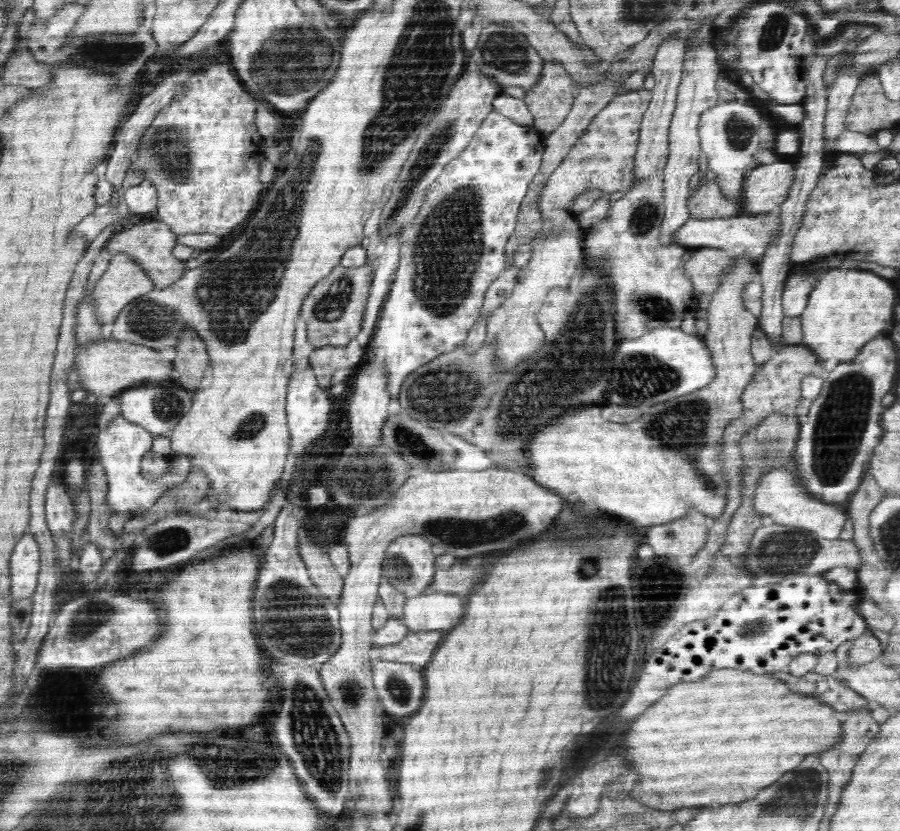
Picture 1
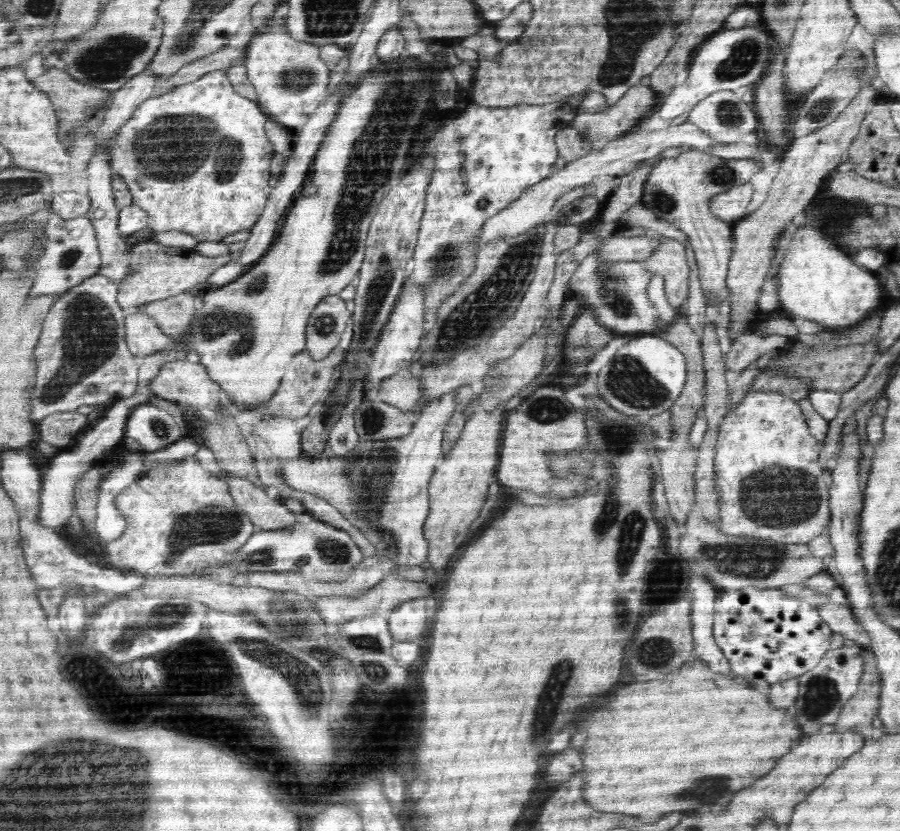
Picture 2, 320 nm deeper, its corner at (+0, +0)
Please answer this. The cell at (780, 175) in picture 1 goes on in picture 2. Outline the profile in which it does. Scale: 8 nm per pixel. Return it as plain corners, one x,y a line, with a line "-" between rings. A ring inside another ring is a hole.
749,182
734,186
730,190
712,197
709,202
709,211
724,222
737,222
746,217
754,189

